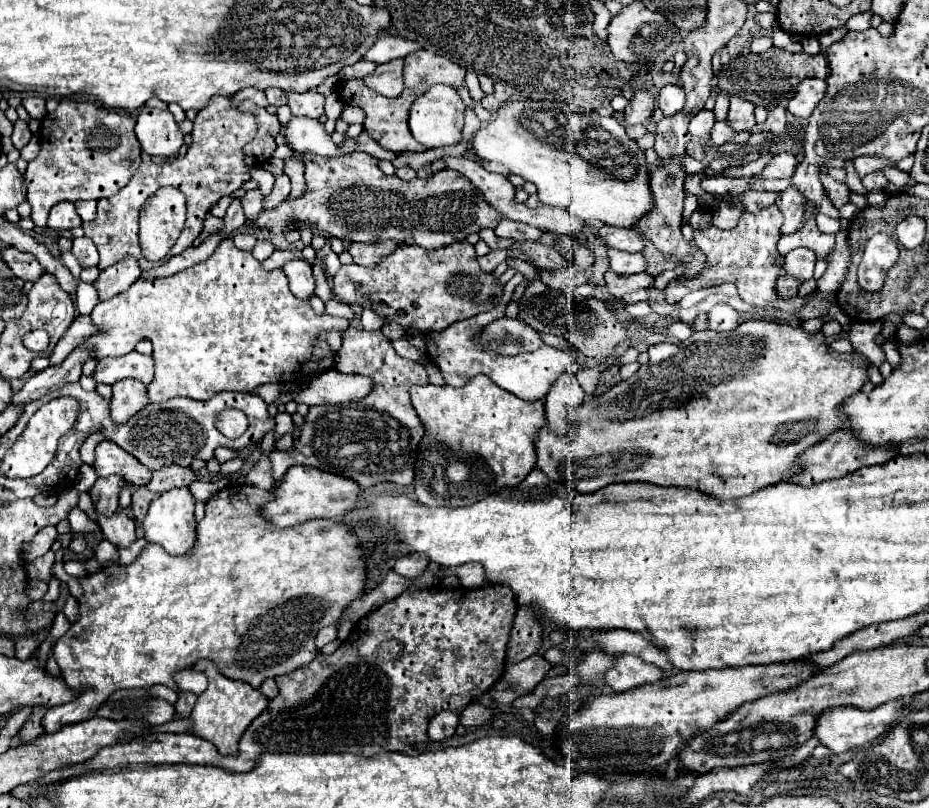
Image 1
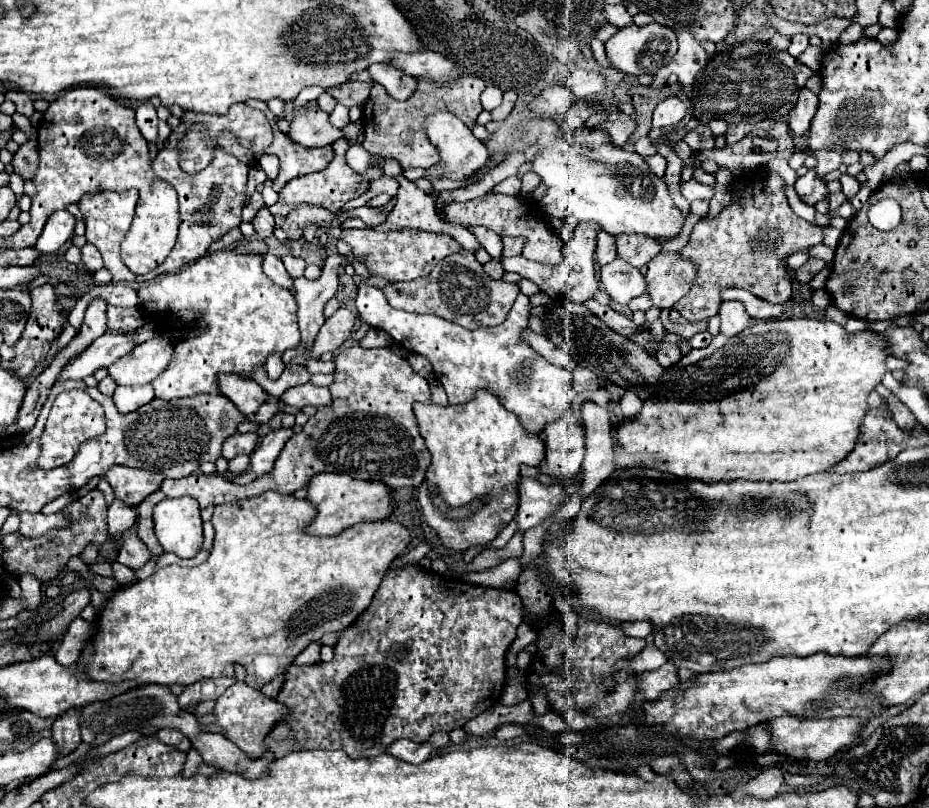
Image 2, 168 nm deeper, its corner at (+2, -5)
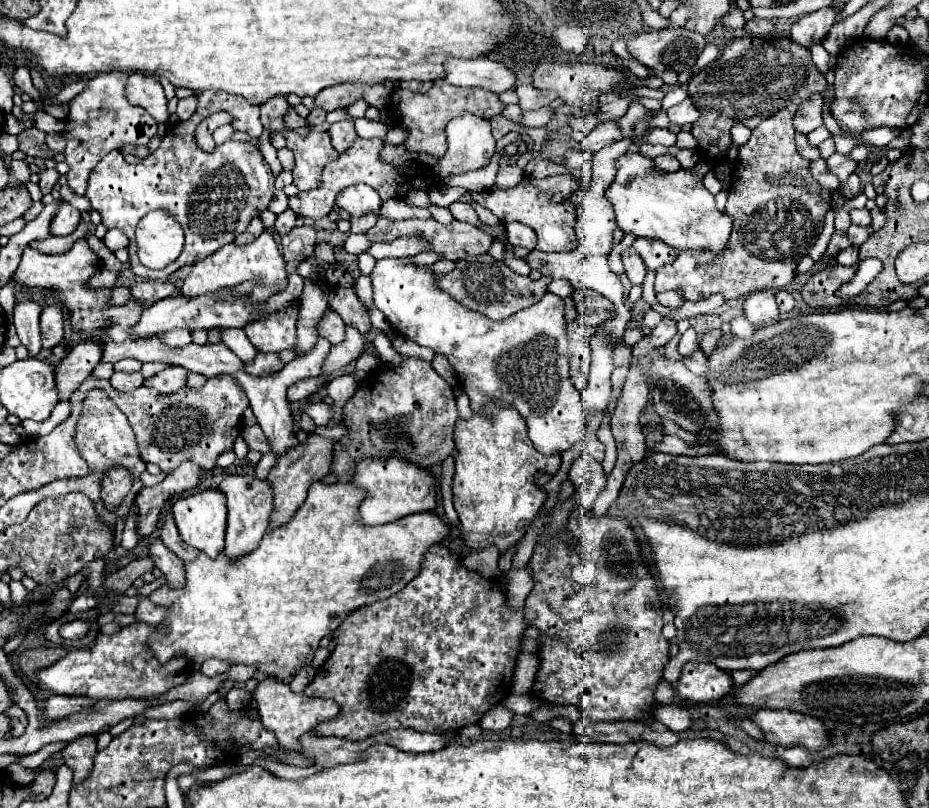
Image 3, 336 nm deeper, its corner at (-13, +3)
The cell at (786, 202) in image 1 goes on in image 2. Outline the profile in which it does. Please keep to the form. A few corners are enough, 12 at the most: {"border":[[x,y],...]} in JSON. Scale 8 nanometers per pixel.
{"border":[[813,169],[797,179],[801,201],[815,205],[829,195]]}

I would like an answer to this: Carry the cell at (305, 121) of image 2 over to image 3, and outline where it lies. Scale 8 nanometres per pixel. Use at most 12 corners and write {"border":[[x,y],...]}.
{"border":[[352,121],[334,123],[328,133],[338,153],[358,137]]}

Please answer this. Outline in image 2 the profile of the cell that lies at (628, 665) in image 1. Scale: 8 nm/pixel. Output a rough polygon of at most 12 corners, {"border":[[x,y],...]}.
{"border":[[667,661],[637,675],[639,695],[657,699],[677,685],[677,667]]}

